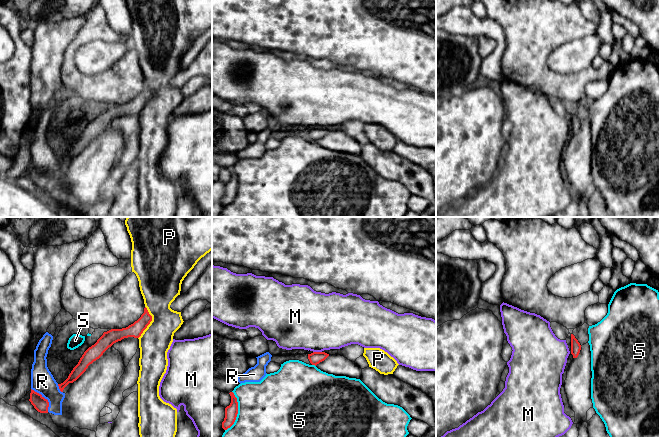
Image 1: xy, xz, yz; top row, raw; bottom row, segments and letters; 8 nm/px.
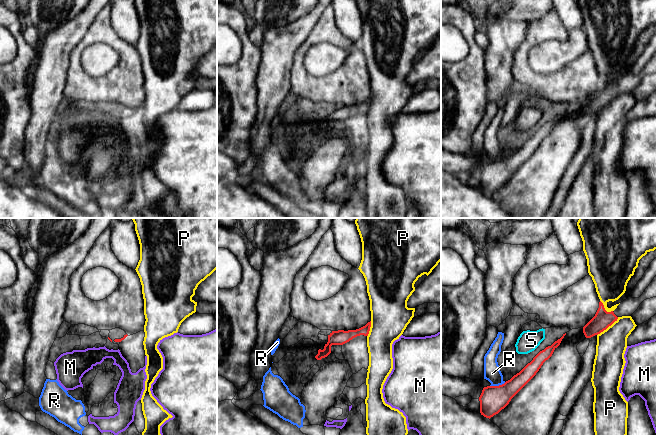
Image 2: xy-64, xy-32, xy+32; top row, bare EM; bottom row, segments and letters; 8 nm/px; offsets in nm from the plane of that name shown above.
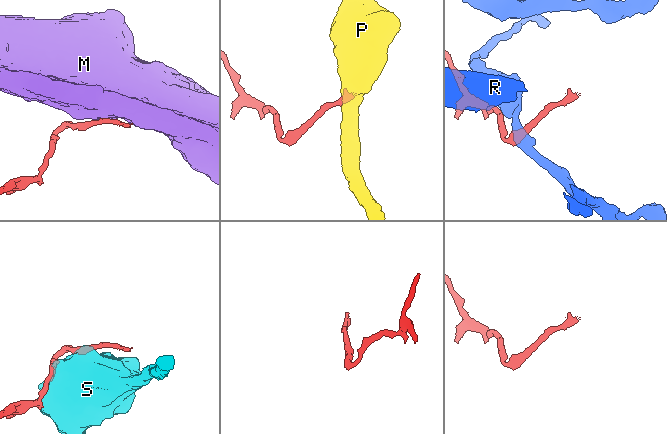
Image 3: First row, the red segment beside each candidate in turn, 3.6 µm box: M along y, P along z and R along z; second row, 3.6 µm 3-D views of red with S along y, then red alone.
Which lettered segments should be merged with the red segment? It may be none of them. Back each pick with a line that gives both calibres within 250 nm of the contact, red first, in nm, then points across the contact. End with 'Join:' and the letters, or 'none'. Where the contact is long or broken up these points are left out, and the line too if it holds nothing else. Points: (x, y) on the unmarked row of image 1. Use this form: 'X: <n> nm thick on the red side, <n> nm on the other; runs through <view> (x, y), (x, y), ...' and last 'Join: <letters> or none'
Join: none

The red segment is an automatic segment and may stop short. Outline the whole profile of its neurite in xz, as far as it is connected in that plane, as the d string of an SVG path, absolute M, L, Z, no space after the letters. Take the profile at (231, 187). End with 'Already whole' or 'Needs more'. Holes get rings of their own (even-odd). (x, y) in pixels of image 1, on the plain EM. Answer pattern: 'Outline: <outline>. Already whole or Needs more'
Outline: M230 168L229 170L231 172L231 179L229 182L225 184L225 194L224 197L222 198L222 204L224 206L227 206L234 200L238 190L237 174L235 173L233 168Z. Already whole

